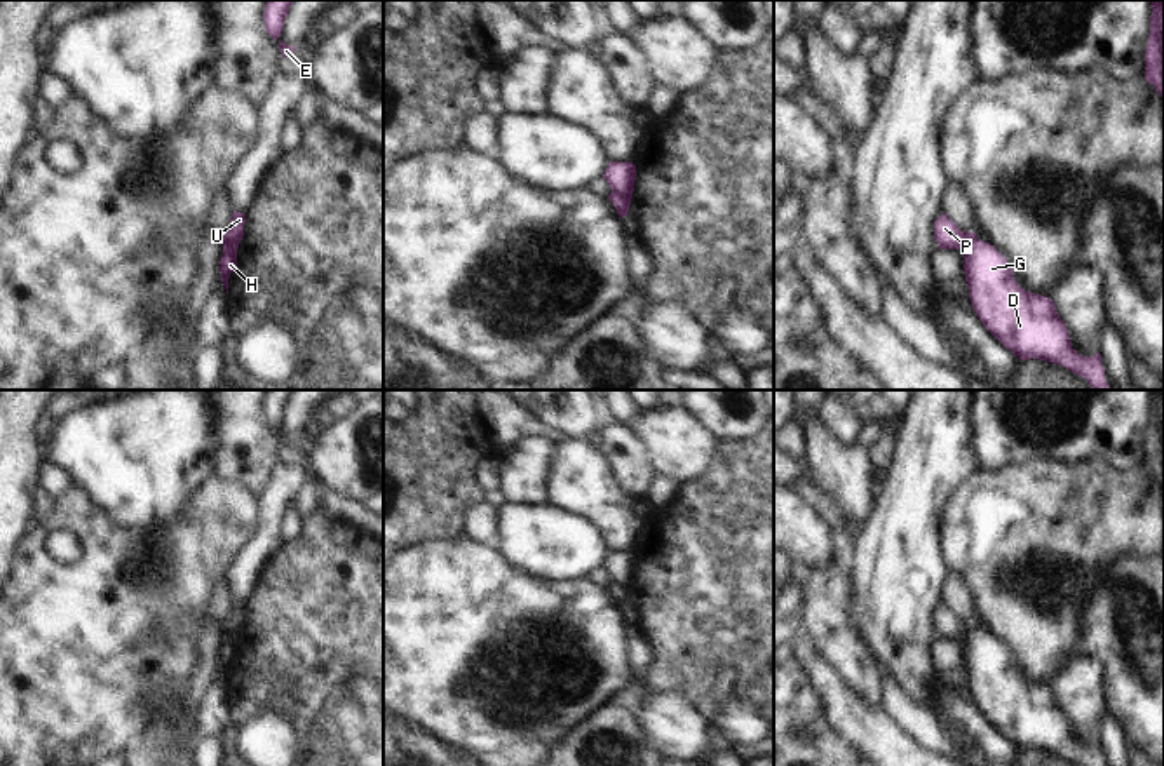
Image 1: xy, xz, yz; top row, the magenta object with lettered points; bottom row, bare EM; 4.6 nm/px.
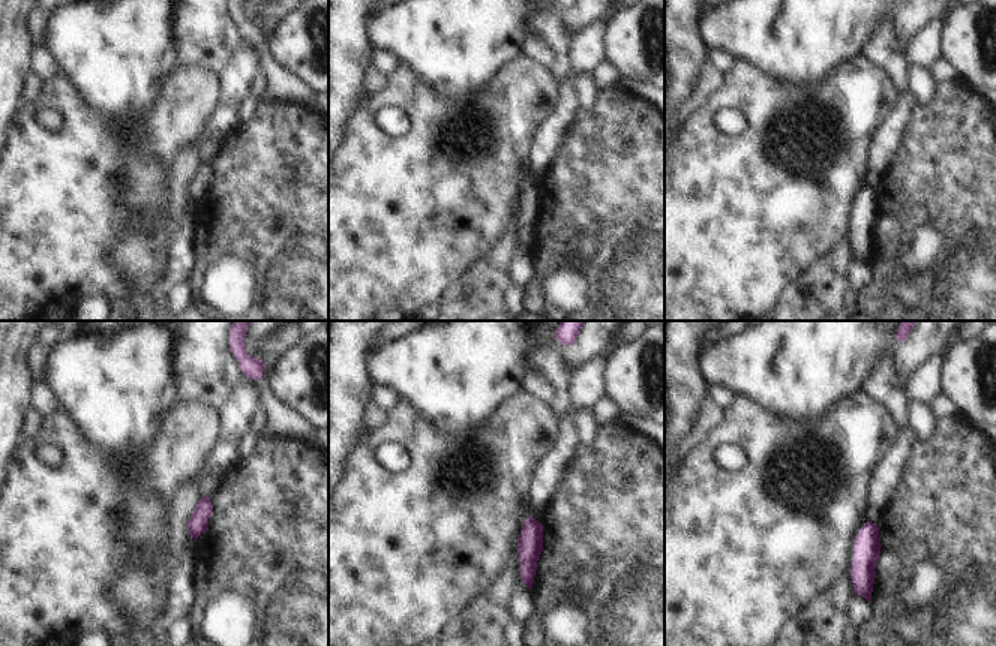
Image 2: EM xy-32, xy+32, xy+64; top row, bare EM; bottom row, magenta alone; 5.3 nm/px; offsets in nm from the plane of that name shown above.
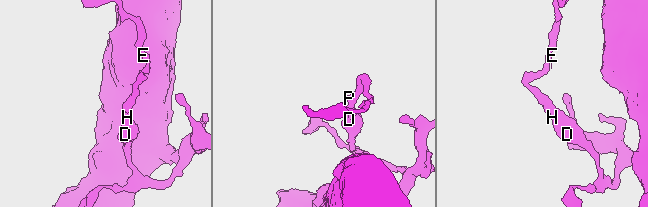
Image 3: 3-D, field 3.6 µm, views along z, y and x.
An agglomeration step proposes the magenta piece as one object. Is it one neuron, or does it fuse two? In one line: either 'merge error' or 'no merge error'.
merge error

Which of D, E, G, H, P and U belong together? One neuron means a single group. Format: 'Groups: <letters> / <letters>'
Groups: D G H / E P U

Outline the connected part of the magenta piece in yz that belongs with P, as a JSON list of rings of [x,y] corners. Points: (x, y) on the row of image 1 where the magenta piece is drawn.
[[[943,212],[934,221],[934,239],[939,249],[960,249],[960,244],[965,240],[965,232],[958,230],[957,225]]]

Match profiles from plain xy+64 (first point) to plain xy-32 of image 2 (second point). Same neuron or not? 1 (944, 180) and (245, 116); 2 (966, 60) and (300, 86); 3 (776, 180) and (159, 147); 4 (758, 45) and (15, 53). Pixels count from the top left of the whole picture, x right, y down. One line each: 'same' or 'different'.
1: different
2: different
3: same
4: different

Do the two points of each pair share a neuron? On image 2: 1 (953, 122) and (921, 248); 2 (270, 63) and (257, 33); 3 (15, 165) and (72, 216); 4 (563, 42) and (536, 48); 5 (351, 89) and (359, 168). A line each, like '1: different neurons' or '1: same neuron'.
1: same neuron
2: same neuron
3: same neuron
4: same neuron
5: different neurons

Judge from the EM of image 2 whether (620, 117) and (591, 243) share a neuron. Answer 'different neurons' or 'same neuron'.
same neuron

